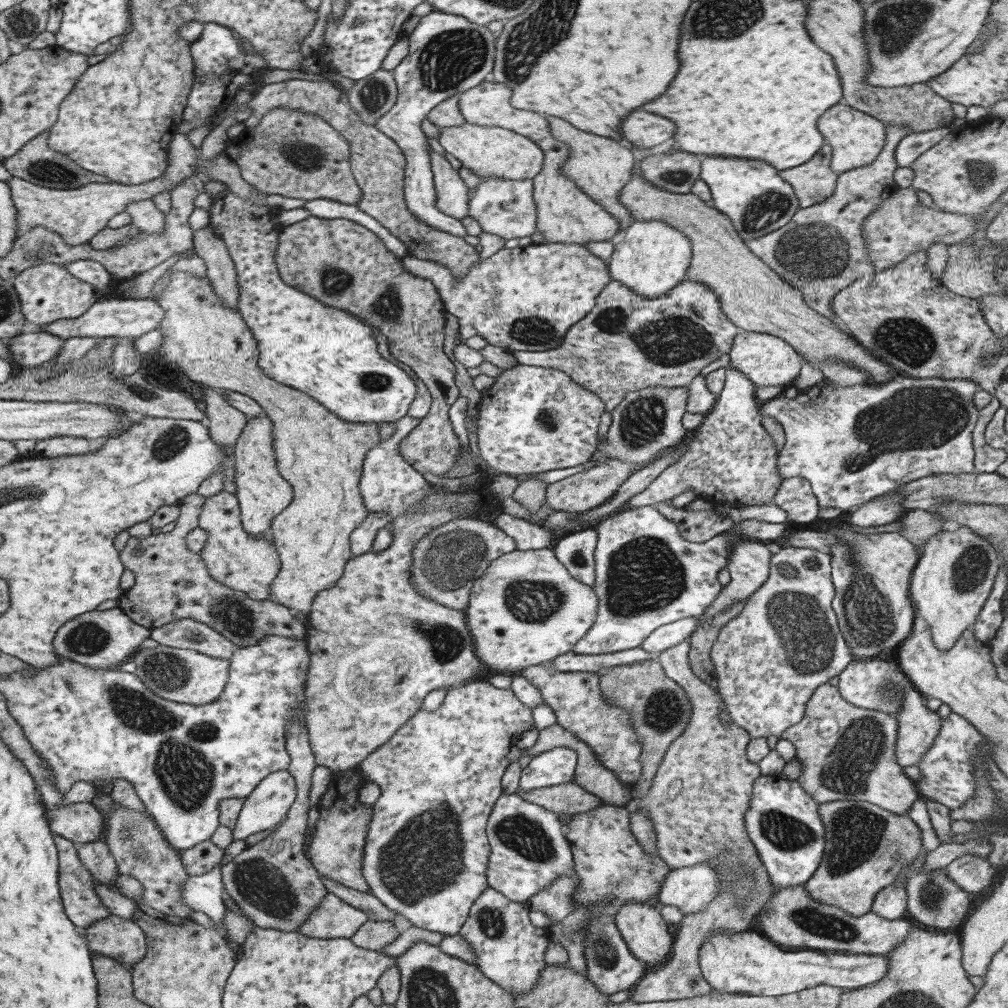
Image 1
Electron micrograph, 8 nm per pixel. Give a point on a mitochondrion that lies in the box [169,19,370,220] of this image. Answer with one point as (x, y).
(301, 155)

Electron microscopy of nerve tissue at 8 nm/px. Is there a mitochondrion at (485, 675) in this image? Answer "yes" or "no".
no

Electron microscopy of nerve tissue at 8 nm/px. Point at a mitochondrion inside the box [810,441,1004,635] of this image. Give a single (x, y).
(971, 568)

